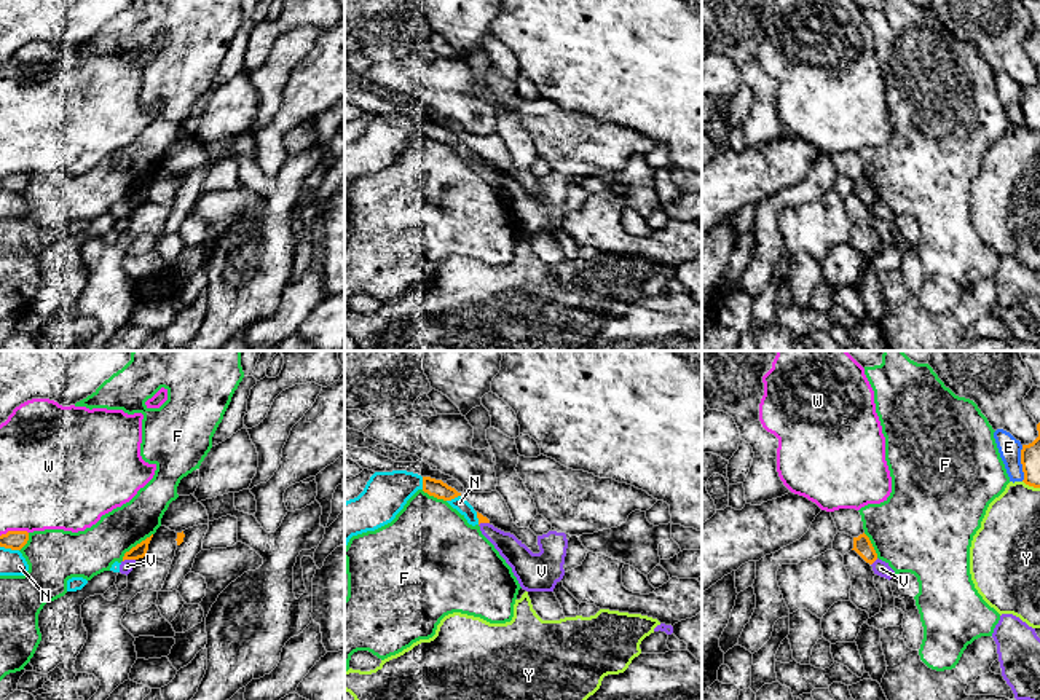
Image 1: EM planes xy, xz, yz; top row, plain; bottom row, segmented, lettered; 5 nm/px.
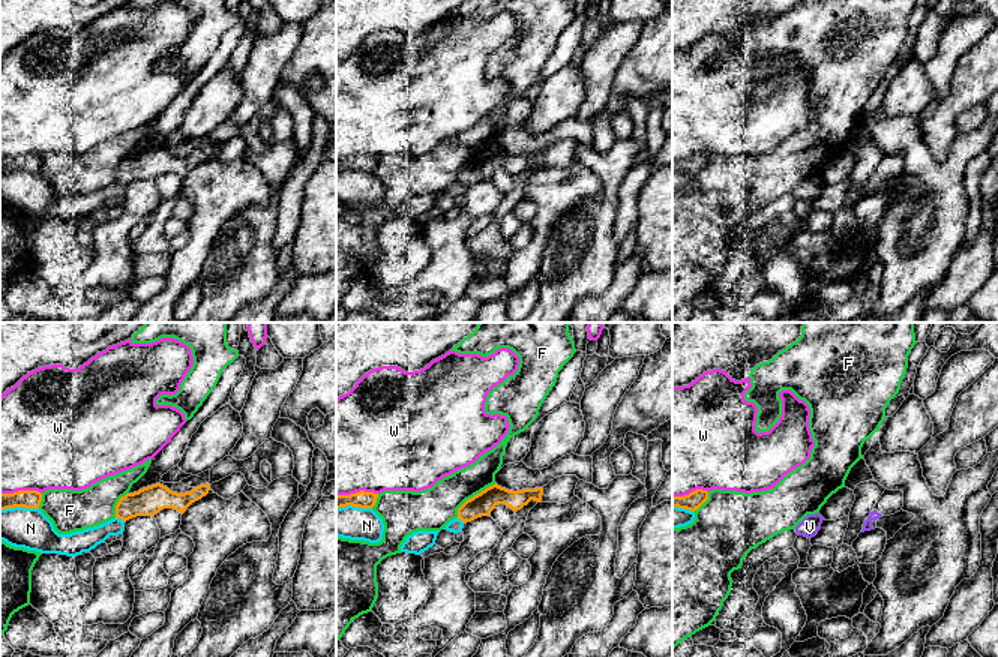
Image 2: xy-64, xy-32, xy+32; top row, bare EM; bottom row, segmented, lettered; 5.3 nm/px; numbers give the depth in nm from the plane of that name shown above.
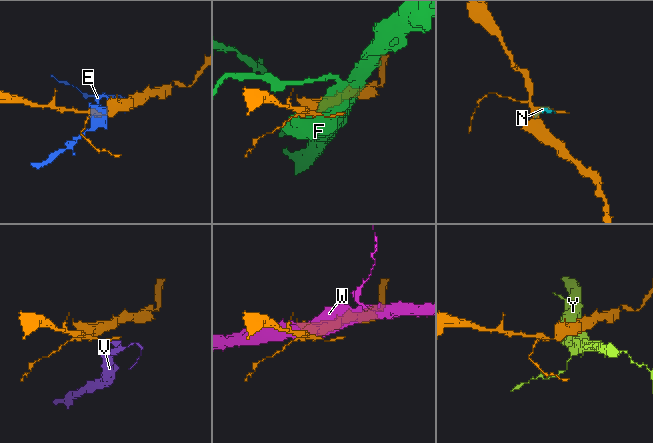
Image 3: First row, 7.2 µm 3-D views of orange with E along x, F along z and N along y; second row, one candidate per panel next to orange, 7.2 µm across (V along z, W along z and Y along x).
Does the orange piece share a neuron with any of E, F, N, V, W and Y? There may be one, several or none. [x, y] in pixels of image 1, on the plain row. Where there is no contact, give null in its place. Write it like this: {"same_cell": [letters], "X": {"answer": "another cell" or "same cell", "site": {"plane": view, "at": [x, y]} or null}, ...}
{"same_cell": [], "E": {"answer": "another cell", "site": {"plane": "yz", "at": [1021, 106]}}, "F": {"answer": "another cell", "site": {"plane": "xy", "at": [136, 188]}}, "N": {"answer": "another cell", "site": {"plane": "xz", "at": [453, 141]}}, "V": {"answer": "another cell", "site": {"plane": "xy", "at": [128, 201]}}, "W": {"answer": "another cell", "site": {"plane": "xy", "at": [13, 174]}}, "Y": {"answer": "another cell", "site": {"plane": "yz", "at": [1031, 128]}}}

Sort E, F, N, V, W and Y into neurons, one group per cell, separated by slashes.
E / F / N V / W / Y

